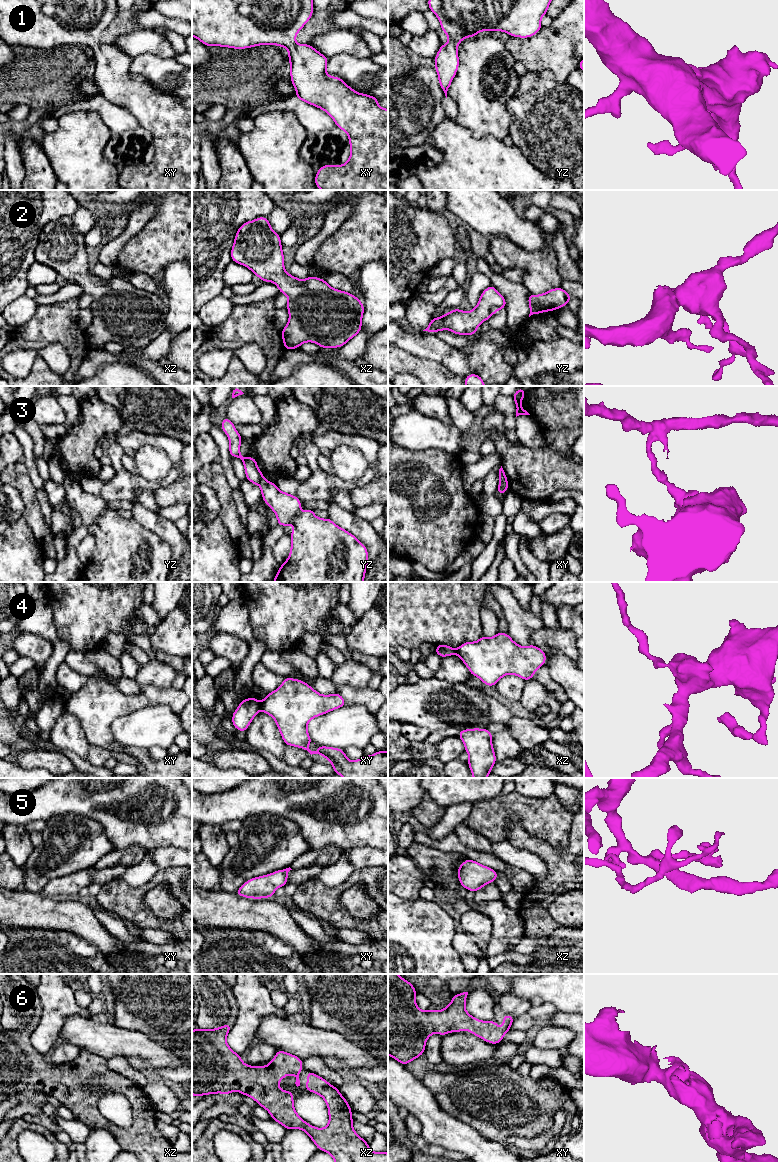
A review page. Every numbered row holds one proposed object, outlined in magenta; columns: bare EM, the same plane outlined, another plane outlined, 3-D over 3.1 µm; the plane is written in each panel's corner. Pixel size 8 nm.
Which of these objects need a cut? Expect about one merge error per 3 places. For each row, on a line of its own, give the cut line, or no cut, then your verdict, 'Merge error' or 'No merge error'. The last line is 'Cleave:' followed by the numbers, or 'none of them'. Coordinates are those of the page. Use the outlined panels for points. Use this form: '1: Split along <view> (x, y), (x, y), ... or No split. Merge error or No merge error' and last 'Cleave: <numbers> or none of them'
1: No split. No merge error
2: No split. No merge error
3: Split along xy (507, 480), (500, 482). Merge error
4: Split along xy (260, 703), (261, 708). Merge error
5: No split. No merge error
6: No split. No merge error
Cleave: 3, 4

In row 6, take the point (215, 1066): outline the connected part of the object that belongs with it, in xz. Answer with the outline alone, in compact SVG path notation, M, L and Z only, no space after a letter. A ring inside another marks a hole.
M229 1022L224 1026L215 1029L200 1029L198 1027L192 1031L192 1095L204 1096L208 1094L229 1093L237 1090L242 1095L247 1095L255 1100L259 1106L265 1108L272 1117L287 1130L301 1129L309 1135L318 1150L329 1153L335 1162L388 1162L388 1153L372 1152L369 1144L361 1138L353 1129L352 1110L347 1100L341 1095L337 1087L334 1087L317 1074L307 1071L307 1085L304 1090L320 1095L328 1106L329 1122L325 1128L317 1128L304 1121L295 1111L293 1093L294 1091L283 1091L277 1084L287 1075L296 1077L296 1086L300 1086L299 1073L303 1069L302 1059L282 1050L276 1051L275 1057L267 1066L246 1065L239 1054L235 1053L227 1044L226 1037L231 1030Z

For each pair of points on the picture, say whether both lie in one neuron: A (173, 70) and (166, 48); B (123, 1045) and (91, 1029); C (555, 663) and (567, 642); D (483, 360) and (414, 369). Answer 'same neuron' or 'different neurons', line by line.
A: different neurons
B: same neuron
C: different neurons
D: different neurons

